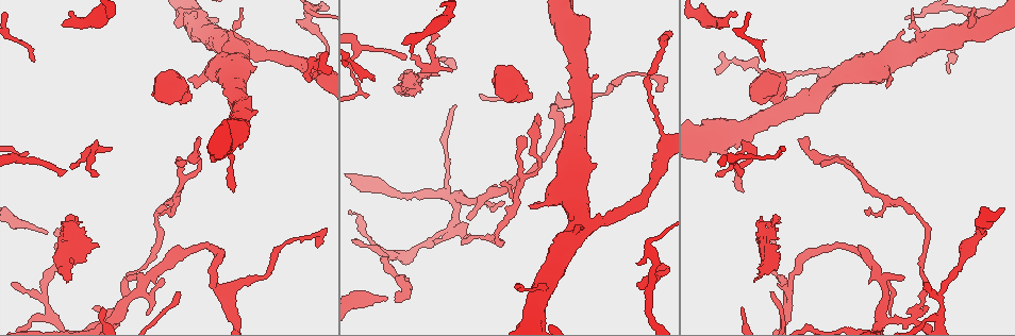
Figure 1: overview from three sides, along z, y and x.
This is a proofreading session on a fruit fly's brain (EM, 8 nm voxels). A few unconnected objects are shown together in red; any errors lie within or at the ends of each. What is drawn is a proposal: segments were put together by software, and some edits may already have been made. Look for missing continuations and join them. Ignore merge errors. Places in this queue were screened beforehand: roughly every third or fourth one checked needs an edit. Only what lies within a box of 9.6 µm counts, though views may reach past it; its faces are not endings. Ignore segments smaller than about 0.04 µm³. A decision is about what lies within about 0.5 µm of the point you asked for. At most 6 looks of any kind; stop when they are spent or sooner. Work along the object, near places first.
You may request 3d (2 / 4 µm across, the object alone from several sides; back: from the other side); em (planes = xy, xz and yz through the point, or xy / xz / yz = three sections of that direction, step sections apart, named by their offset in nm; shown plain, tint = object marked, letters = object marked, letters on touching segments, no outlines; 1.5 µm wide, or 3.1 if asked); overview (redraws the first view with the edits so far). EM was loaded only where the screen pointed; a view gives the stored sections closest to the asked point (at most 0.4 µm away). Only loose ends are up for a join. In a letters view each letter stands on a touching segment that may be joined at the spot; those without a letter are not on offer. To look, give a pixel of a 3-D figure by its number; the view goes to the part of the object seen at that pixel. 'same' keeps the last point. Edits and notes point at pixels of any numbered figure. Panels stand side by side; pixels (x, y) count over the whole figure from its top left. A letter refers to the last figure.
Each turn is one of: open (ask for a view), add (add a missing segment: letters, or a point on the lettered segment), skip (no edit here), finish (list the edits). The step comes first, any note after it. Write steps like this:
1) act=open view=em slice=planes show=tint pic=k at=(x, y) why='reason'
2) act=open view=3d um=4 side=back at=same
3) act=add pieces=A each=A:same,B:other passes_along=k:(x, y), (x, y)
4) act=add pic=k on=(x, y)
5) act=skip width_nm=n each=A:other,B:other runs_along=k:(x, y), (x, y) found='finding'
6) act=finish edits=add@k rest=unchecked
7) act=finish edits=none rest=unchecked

act=open view=em slice=xz step=8 show=letters pic=1 at=(187, 79) why='free end'

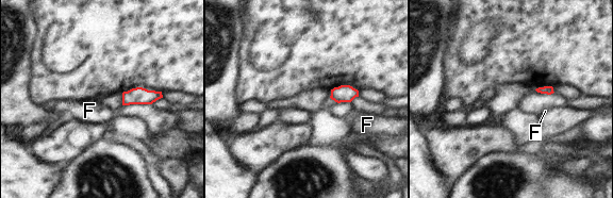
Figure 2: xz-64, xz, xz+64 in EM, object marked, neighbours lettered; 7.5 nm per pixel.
act=skip each=F:other border=2:(151, 103), (122, 105) found='no lettered segment goes on from it'

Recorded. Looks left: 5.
act=open view=em slice=yz step=8 show=tint pic=1 at=(177, 27)

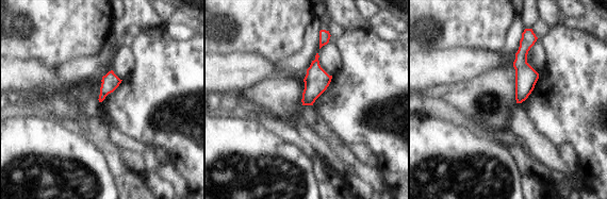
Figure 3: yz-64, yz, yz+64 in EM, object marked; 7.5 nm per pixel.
act=open view=em slice=yz step=8 show=letters at=same why='what lies round it'

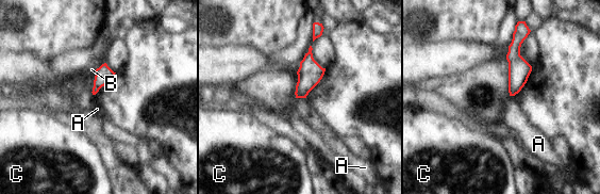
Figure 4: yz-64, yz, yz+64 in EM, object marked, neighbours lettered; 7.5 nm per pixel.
act=skip each=A:other,B:other,C:other runs_along=4:(518, 33), (512, 93) found='none of them fits'

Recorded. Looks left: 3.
act=open view=3d um=4 side=back pic=1 at=(190, 98) why='thick end'

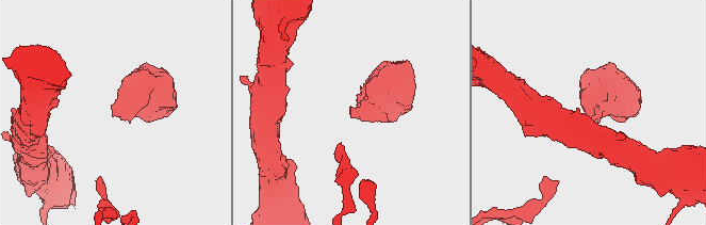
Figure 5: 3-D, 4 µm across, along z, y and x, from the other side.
act=open view=em slice=planes show=tint pic=5 at=(113, 111)

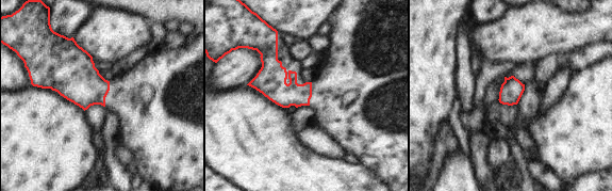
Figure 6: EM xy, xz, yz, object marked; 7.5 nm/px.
act=open view=em slice=planes show=letters at=same why='see the neighbours'

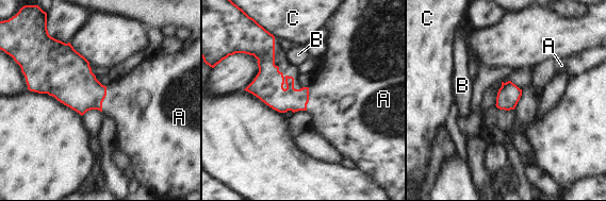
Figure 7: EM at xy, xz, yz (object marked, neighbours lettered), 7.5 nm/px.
act=add pic=7 on=(136, 102) each=A:same,B:other,C:other passes_along=7:(75, 85), (103, 99), (136, 102) found='the cell continues'

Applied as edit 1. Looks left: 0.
act=finish edits=add@7 rest=unchecked

